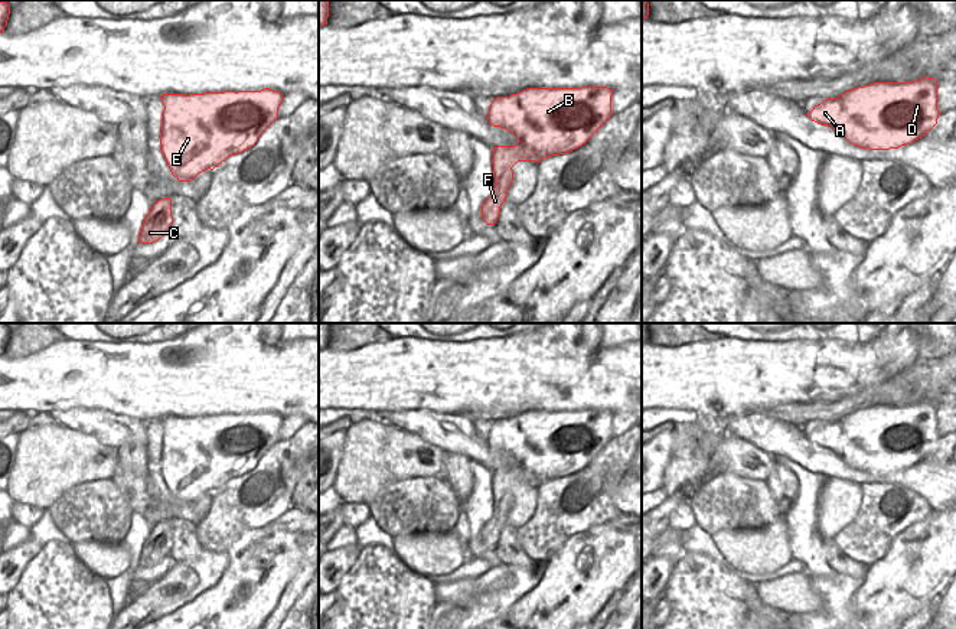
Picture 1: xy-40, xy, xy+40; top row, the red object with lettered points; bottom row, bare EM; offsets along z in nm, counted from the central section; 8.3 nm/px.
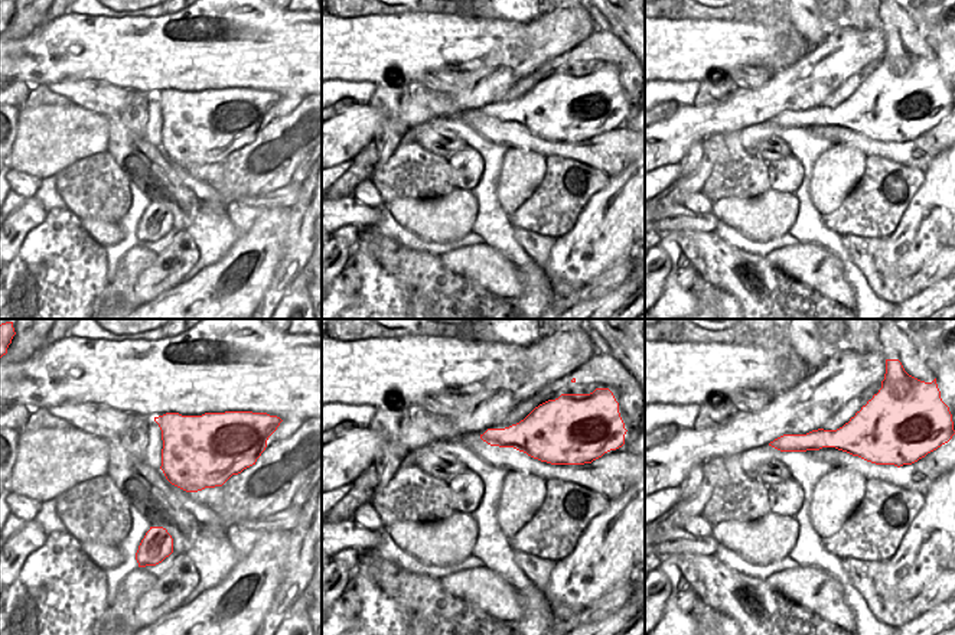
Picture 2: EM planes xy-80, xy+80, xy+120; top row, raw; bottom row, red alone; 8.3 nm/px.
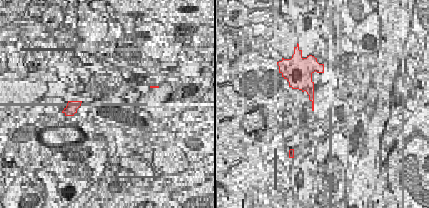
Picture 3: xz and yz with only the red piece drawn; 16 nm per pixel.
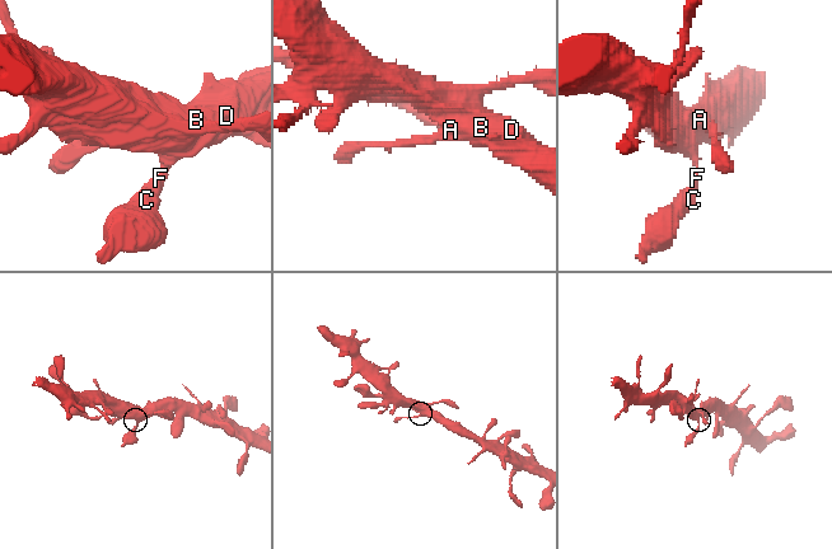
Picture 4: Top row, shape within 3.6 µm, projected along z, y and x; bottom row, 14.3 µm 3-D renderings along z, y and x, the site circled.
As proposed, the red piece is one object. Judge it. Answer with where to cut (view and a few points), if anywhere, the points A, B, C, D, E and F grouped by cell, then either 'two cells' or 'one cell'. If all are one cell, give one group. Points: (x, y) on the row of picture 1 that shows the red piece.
no cut; A B C D E F; one cell

